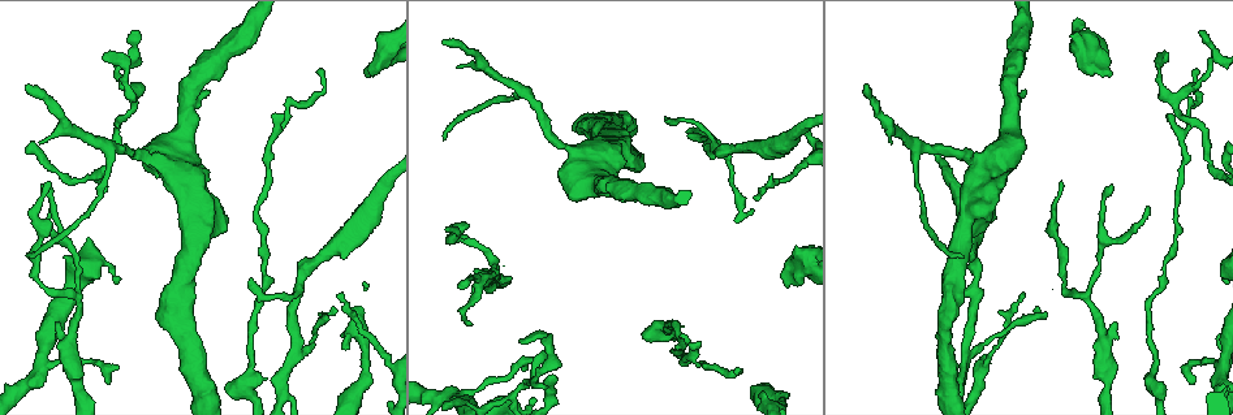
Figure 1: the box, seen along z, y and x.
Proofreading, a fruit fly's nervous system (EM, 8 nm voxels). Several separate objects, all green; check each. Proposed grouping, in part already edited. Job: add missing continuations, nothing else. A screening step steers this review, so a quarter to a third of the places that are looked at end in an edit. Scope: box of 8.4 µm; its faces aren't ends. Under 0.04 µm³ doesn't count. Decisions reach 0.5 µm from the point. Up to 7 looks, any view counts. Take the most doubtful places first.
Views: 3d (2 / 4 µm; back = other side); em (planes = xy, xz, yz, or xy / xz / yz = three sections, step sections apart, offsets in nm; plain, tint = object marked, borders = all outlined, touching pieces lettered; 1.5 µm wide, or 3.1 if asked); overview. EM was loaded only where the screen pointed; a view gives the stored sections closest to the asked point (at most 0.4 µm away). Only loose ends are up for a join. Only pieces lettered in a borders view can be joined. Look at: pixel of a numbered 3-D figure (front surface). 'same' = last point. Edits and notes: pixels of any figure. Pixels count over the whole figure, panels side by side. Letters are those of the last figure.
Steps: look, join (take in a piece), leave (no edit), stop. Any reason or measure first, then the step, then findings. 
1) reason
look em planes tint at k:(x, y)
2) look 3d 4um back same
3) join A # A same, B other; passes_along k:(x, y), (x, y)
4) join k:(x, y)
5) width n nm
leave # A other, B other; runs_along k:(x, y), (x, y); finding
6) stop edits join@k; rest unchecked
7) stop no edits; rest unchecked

stops while still wide
look em planes borders at 1:(787, 287)

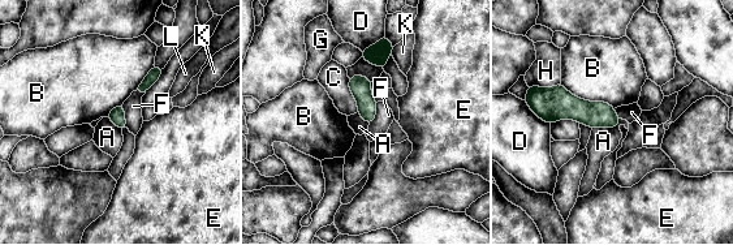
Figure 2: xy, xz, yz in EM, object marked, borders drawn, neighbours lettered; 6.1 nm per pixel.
leave # A other, B other, C other, D other, E other, F other, G other, H other, K other, L other; border 2:(620, 119), (616, 127), (593, 129); no lettered piece goes on from it

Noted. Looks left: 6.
an open end
look em planes borders at 1:(29, 84)

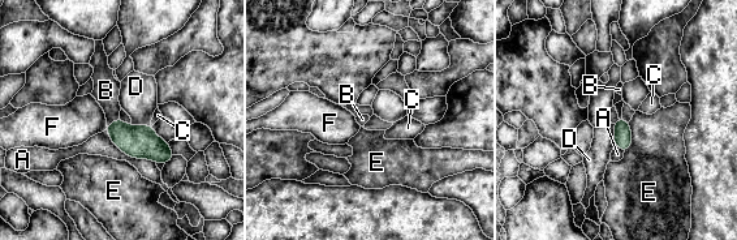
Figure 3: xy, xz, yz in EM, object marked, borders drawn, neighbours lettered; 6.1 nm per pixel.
width 110 nm
join 3:(106, 90) # A other, B same, C other, D other, E other, F other; passes_along 3:(137, 141), (113, 121), (106, 90); it goes on there

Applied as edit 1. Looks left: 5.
look overview

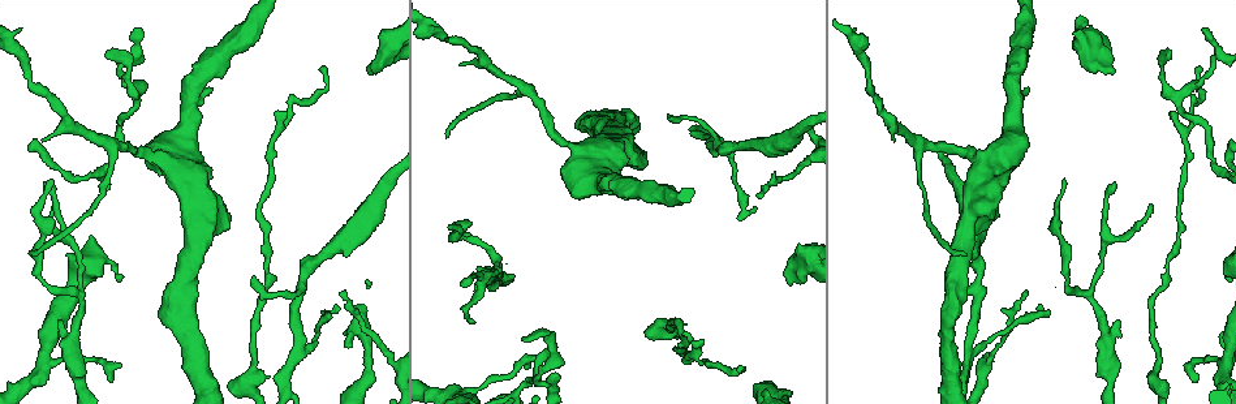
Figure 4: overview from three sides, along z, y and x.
an open end
look 3d 4um at 4:(465, 286)

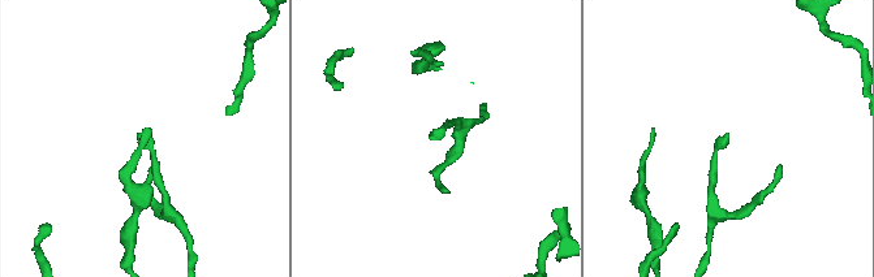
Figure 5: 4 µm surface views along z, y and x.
look em planes borders at 5:(140, 136)

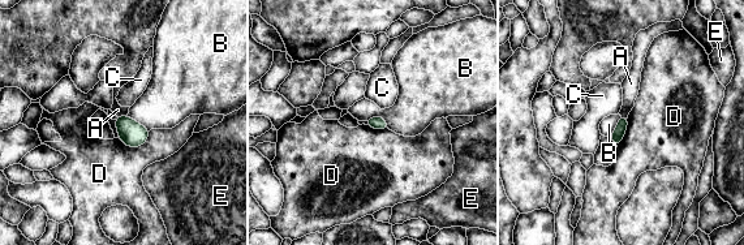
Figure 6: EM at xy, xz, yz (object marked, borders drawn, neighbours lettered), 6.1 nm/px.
leave # A other, B other, C other, D other, E other; border 6:(150, 130), (134, 147), (119, 138); no lettered piece goes on from it

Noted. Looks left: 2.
stop edits join@3; rest unchecked

